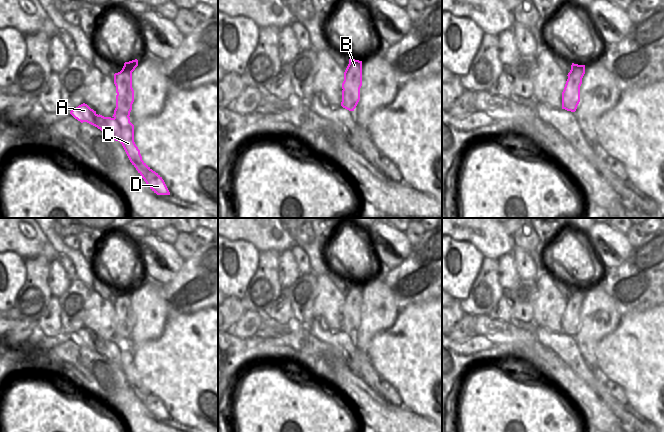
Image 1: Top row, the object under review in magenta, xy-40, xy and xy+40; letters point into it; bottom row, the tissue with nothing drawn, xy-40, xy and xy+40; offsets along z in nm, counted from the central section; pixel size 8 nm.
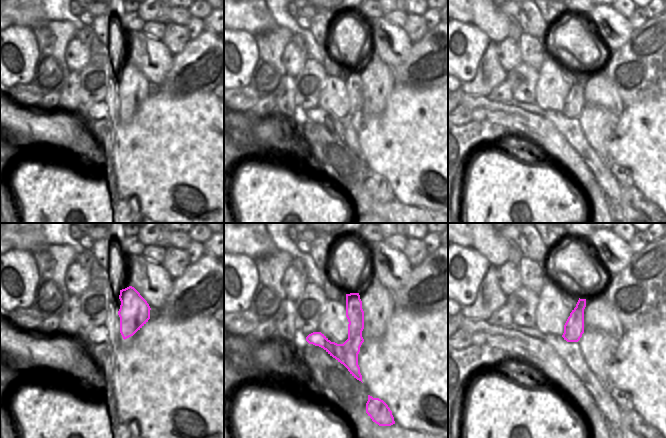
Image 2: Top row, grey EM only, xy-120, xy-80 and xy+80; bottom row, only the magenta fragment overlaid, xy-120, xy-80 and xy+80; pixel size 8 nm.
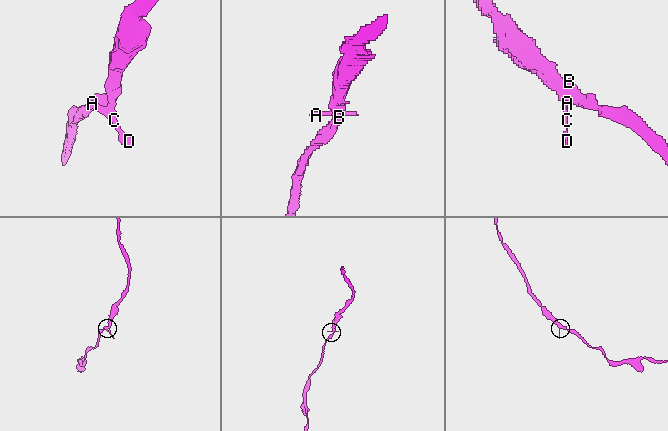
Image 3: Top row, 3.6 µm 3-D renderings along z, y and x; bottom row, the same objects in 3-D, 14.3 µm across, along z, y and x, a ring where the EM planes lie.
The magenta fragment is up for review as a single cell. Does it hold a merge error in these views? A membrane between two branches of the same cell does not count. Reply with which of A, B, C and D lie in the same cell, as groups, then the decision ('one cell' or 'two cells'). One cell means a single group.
A C D / B; two cells

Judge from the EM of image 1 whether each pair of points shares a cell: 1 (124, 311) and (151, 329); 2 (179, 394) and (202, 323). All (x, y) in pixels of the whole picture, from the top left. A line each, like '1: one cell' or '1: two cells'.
1: one cell
2: one cell

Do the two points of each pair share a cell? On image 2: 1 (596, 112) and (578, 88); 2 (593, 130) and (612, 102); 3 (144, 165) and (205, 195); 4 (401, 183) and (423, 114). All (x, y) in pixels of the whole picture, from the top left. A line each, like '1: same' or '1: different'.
1: same
2: same
3: same
4: same

